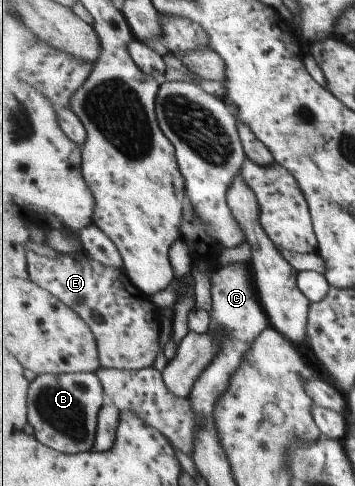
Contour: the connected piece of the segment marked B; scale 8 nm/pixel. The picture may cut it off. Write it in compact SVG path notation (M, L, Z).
M96 372L40 374L31 377L28 394L31 434L65 454L90 452L95 447L99 413L106 404L103 383Z

